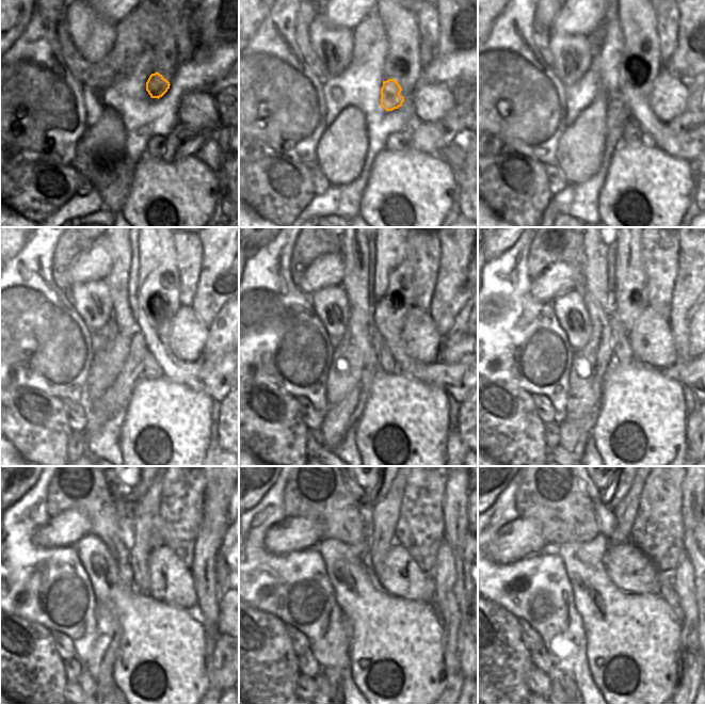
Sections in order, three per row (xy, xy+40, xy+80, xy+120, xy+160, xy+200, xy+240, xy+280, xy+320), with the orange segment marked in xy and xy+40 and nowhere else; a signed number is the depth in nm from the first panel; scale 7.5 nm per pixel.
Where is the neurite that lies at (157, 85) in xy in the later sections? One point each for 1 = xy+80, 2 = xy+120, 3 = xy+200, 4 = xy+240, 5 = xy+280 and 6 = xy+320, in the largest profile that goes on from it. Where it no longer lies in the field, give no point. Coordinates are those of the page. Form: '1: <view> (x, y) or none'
1: xy+80 (619, 112)
2: xy+120 (131, 372)
3: xy+200 (576, 427)
4: xy+240 (85, 681)
5: xy+280 (322, 683)
6: xy+320 (556, 683)

